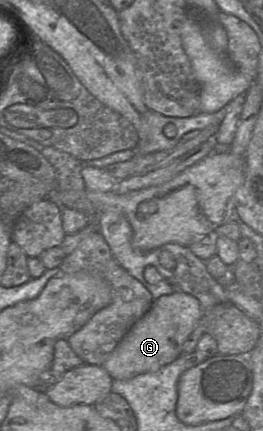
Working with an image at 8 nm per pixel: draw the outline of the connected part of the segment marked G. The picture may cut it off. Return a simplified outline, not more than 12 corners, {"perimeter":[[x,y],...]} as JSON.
{"perimeter":[[159,297],[102,367],[112,379],[159,369],[182,353],[199,300]]}

